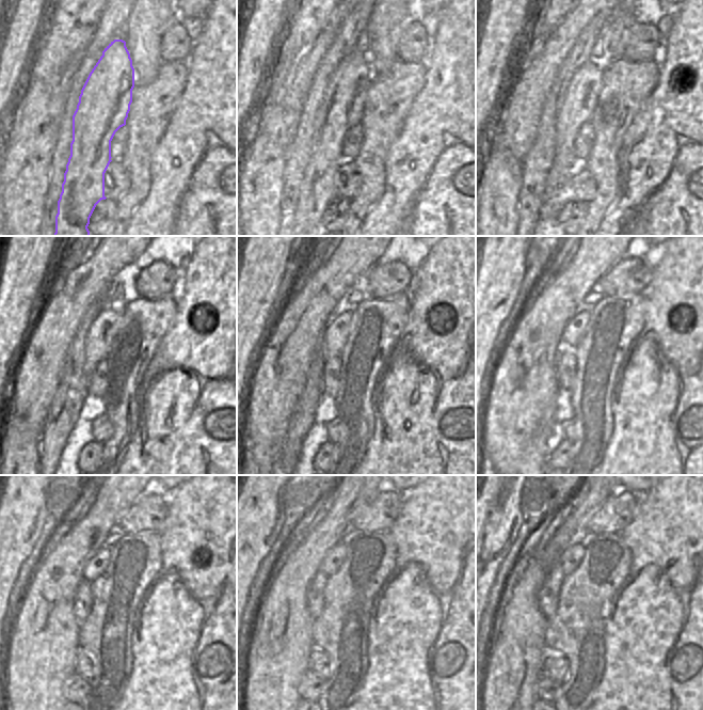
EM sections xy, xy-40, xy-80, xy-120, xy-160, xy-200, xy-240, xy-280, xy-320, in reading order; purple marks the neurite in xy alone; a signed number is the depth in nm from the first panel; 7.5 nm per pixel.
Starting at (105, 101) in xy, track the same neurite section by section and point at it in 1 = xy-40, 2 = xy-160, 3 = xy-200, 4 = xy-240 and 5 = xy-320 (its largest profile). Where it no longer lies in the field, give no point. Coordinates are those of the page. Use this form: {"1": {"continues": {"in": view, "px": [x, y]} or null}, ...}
{"1": {"continues": {"in": "xy-40", "px": [344, 99]}}, "2": {"continues": {"in": "xy-160", "px": [335, 336]}}, "3": {"continues": {"in": "xy-200", "px": [571, 334]}}, "4": {"continues": {"in": "xy-240", "px": [96, 568]}}, "5": {"continues": {"in": "xy-320", "px": [566, 571]}}}

